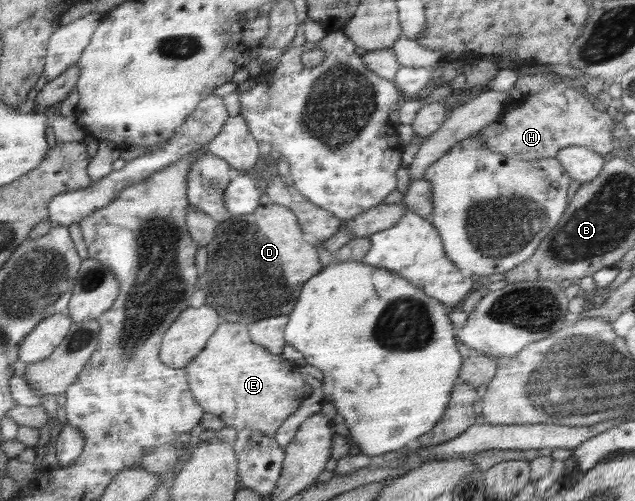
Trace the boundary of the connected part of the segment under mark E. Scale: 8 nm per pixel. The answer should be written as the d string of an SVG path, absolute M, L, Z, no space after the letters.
M222 323L224 325L217 328L205 349L184 369L190 371L189 387L194 387L197 402L205 408L206 413L216 414L226 427L233 427L237 432L245 428L254 429L274 439L278 431L290 423L290 415L294 415L294 411L302 411L302 403L306 403L306 399L314 399L312 387L304 381L306 371L302 371L303 363L282 358L261 344L250 341L246 324Z

